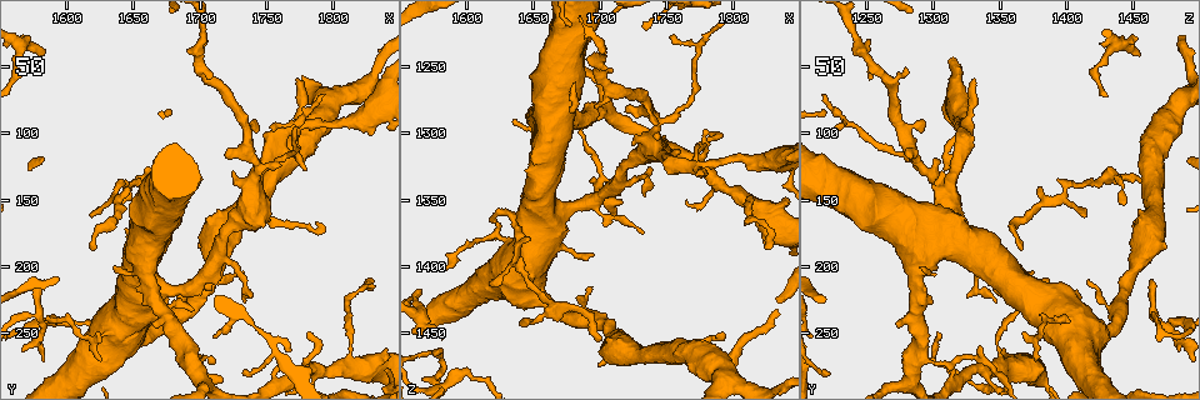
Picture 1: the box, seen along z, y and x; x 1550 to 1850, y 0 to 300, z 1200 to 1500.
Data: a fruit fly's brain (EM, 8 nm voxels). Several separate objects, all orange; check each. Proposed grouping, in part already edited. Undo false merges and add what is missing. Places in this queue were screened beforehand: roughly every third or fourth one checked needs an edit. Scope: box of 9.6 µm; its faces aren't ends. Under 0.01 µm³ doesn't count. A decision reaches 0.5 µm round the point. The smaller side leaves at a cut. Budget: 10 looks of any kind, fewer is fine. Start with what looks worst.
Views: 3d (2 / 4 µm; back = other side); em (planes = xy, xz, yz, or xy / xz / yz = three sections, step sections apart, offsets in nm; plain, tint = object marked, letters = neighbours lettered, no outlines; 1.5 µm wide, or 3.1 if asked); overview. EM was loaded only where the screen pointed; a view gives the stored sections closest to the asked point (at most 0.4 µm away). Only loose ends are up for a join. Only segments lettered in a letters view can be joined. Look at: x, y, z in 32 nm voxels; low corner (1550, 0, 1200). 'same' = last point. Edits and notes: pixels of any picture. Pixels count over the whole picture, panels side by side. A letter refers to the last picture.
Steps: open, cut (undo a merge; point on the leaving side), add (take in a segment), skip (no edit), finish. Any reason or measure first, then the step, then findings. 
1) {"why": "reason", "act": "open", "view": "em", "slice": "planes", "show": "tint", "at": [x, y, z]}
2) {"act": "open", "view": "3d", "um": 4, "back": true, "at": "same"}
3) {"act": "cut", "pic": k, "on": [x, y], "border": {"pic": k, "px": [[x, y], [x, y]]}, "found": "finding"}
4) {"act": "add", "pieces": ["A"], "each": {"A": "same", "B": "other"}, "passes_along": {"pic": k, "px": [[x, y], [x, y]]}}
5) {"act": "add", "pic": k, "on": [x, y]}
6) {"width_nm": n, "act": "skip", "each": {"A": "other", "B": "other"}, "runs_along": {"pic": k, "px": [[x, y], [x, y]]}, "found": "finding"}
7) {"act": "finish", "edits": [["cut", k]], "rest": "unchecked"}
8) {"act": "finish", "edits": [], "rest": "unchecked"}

{"act": "open", "view": "em", "slice": "yz", "step": 8, "show": "tint", "at": [1620, 188, 1366]}

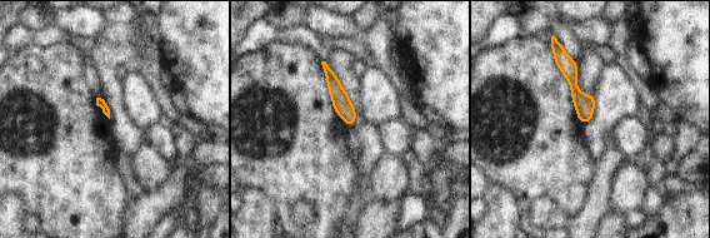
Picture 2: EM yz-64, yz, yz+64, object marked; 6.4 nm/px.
{"why": "cut it another way", "act": "open", "view": "em", "slice": "planes", "show": "letters", "at": "same"}

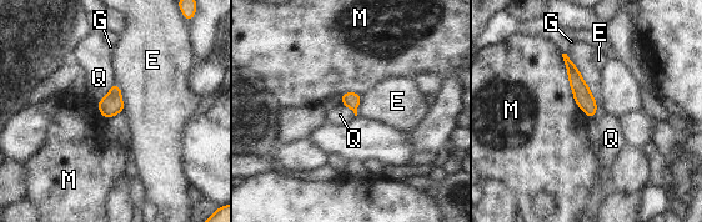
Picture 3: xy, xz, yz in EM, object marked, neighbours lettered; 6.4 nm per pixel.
{"width_nm": 120, "act": "skip", "each": {"E": "other", "G": "other", "M": "other", "Q": "other"}, "border": {"pic": 3, "px": [[561, 54], [572, 97], [588, 117]]}, "found": "no lettered segment goes on from it"}

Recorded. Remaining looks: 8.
{"why": "tapers out", "act": "open", "view": "em", "slice": "planes", "show": "letters", "at": [1618, 162, 1416]}

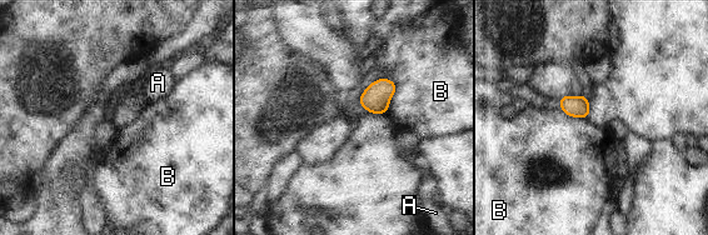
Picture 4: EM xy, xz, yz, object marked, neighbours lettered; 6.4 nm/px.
{"act": "skip", "each": {"A": "other", "B": "other"}, "border": {"pic": 4, "px": [[380, 76], [395, 88], [384, 114]]}, "found": "none of them fits"}

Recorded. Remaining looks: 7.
{"why": "branch stops here", "act": "open", "view": "em", "slice": "planes", "show": "plain", "at": [1782, 248, 1302]}

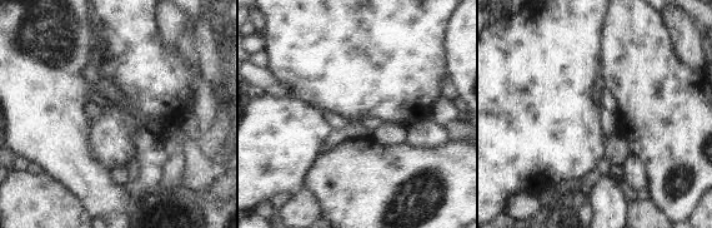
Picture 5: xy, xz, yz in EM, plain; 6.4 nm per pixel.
{"act": "open", "view": "em", "slice": "planes", "show": "letters", "at": "same"}

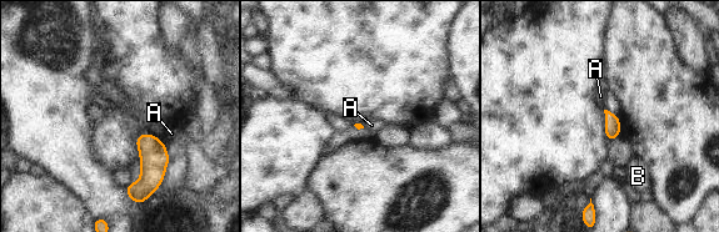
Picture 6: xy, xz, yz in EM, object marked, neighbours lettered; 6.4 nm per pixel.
{"longest_contact_nm": ["A", 90], "act": "skip", "each": {"A": "other", "B": "other"}, "border": {"pic": 6, "px": [[154, 135], [164, 144]]}, "found": "no lettered segment goes on from it"}

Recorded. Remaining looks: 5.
{"why": "branch point", "act": "open", "view": "em", "slice": "xz", "step": 8, "show": "tint", "at": [1664, 132, 1432]}

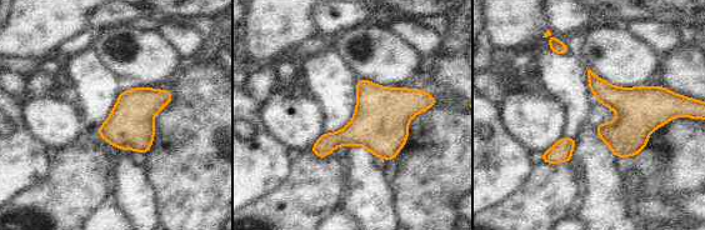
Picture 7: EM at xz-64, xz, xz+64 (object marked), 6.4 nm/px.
{"act": "open", "view": "em", "slice": "planes", "show": "tint", "at": "same"}

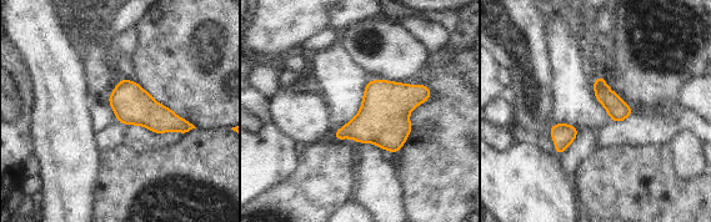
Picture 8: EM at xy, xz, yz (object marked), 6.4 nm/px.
{"why": "what lies round it", "act": "open", "view": "em", "slice": "planes", "show": "letters", "at": "same"}

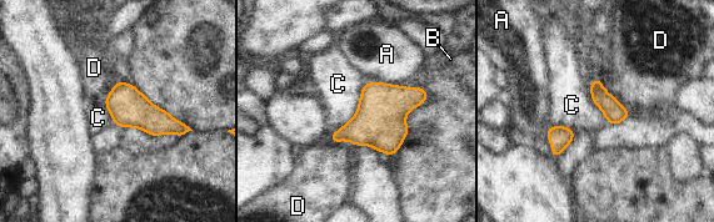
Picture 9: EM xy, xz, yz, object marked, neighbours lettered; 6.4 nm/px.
{"width_nm": 90, "act": "skip", "each": {"A": "other", "B": "other", "C": "other", "D": "other"}, "border": {"pic": 9, "px": [[363, 85], [356, 112], [333, 132]]}, "found": "continuous, no second cell"}

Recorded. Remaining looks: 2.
{"act": "finish", "edits": [], "rest": "unchecked"}

